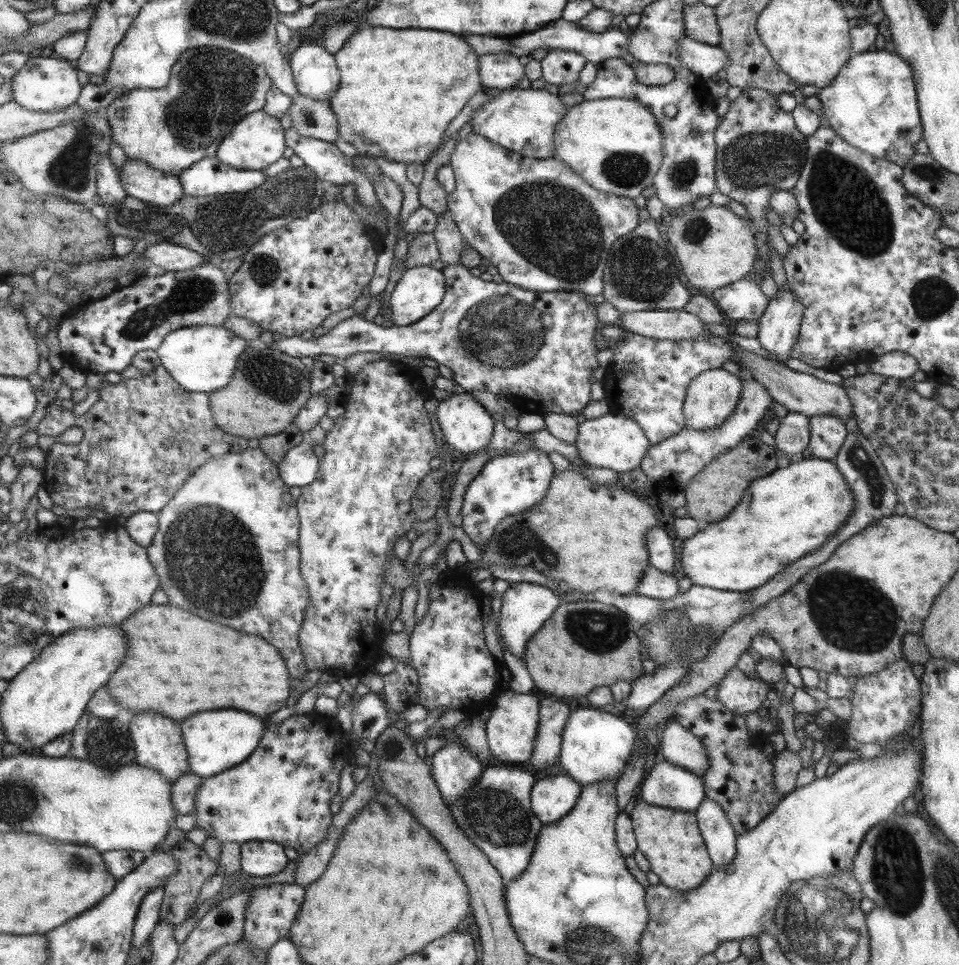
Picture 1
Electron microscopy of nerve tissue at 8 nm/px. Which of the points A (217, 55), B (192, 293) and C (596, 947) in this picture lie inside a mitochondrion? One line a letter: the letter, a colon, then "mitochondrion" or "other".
A: mitochondrion
B: mitochondrion
C: mitochondrion

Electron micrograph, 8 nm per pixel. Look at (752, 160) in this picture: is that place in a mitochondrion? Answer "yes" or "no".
yes

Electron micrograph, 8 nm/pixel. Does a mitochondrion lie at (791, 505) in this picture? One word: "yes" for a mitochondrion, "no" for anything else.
no

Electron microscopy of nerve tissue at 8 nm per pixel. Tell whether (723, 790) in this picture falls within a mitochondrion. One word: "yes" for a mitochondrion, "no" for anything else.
no

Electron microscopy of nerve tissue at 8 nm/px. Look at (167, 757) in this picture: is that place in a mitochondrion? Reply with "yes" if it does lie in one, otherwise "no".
no

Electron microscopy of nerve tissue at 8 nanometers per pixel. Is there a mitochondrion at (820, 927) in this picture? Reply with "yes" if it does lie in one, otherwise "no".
yes

